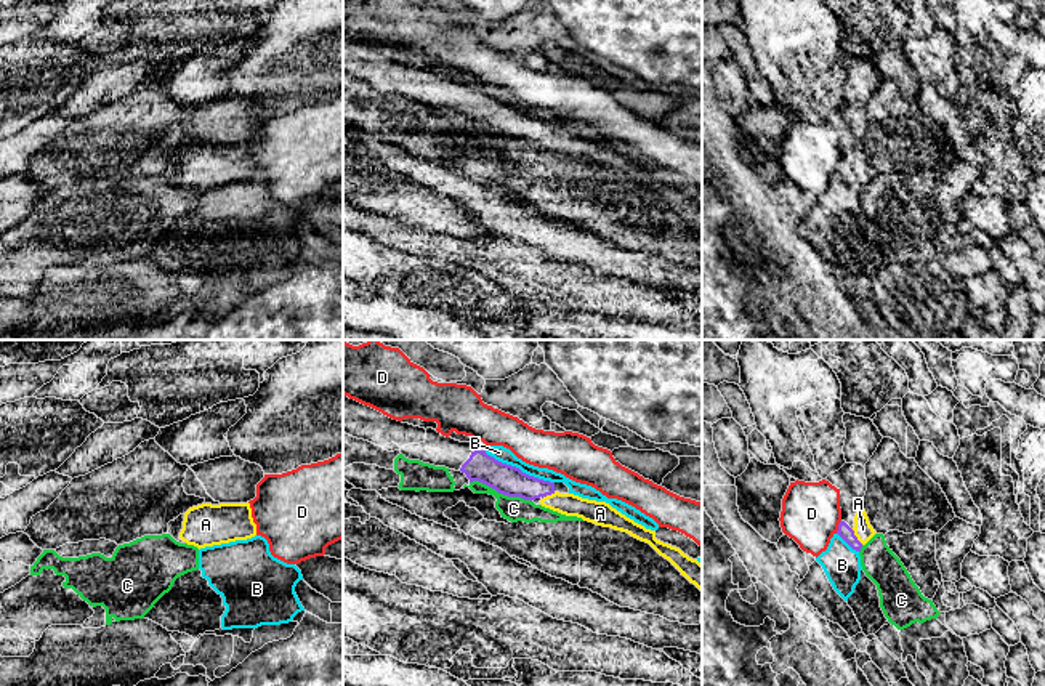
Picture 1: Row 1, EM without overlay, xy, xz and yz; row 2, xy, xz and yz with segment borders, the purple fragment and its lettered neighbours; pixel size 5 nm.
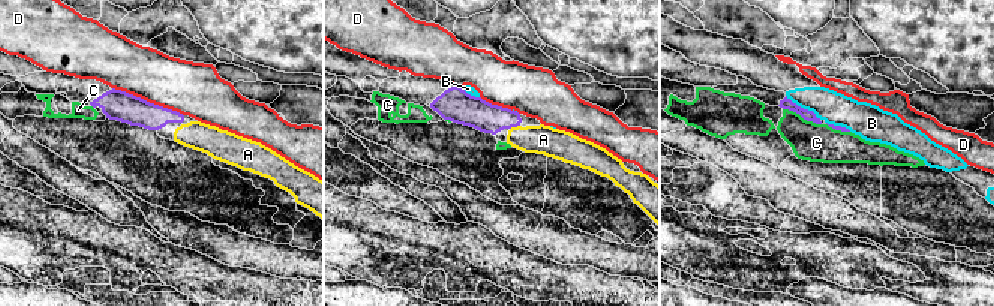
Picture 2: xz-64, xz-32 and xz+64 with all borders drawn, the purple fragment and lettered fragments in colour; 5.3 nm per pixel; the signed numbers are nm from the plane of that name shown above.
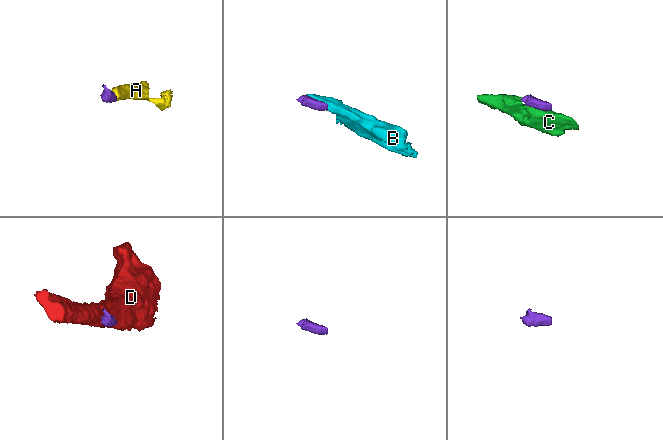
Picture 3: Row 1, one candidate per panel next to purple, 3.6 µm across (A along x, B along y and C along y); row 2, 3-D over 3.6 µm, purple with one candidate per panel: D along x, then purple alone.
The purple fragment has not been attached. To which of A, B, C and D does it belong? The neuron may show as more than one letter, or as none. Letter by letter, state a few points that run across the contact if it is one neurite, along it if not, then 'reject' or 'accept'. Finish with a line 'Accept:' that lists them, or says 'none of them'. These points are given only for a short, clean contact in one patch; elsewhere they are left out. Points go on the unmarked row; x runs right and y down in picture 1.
A: line yz (845, 172), (856, 178), (863, 170); accept
B: line xz (484, 90), (502, 103), (553, 124); reject
C: line xz (470, 122), (480, 122), (499, 133), (520, 137), (531, 143); reject
D: line yz (840, 161), (835, 173); reject
Accept: A

